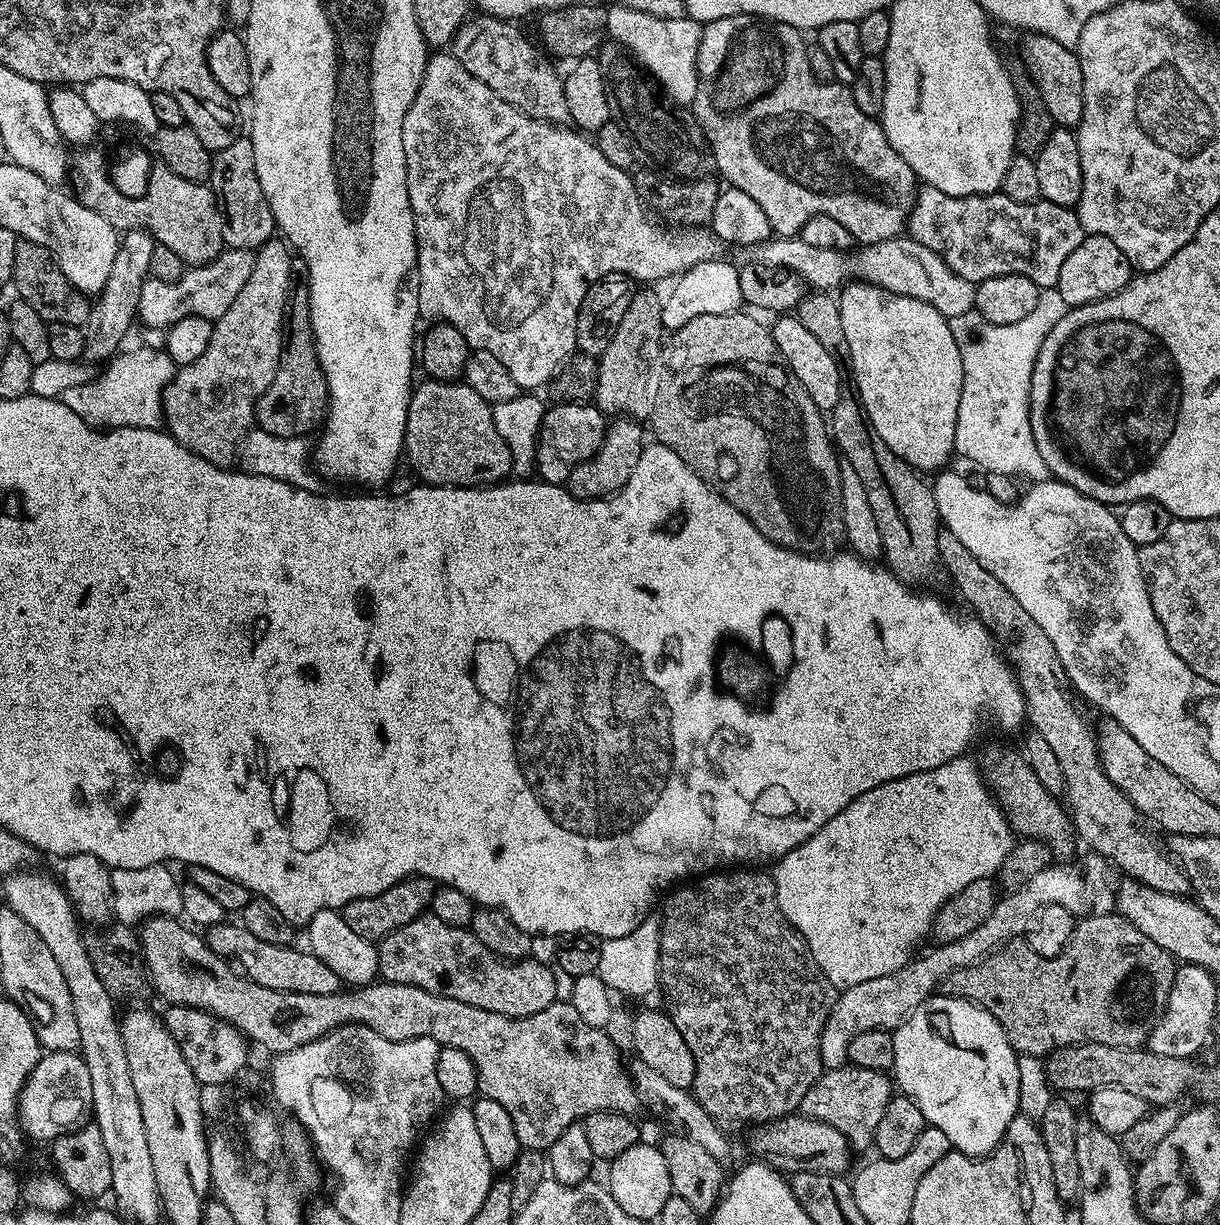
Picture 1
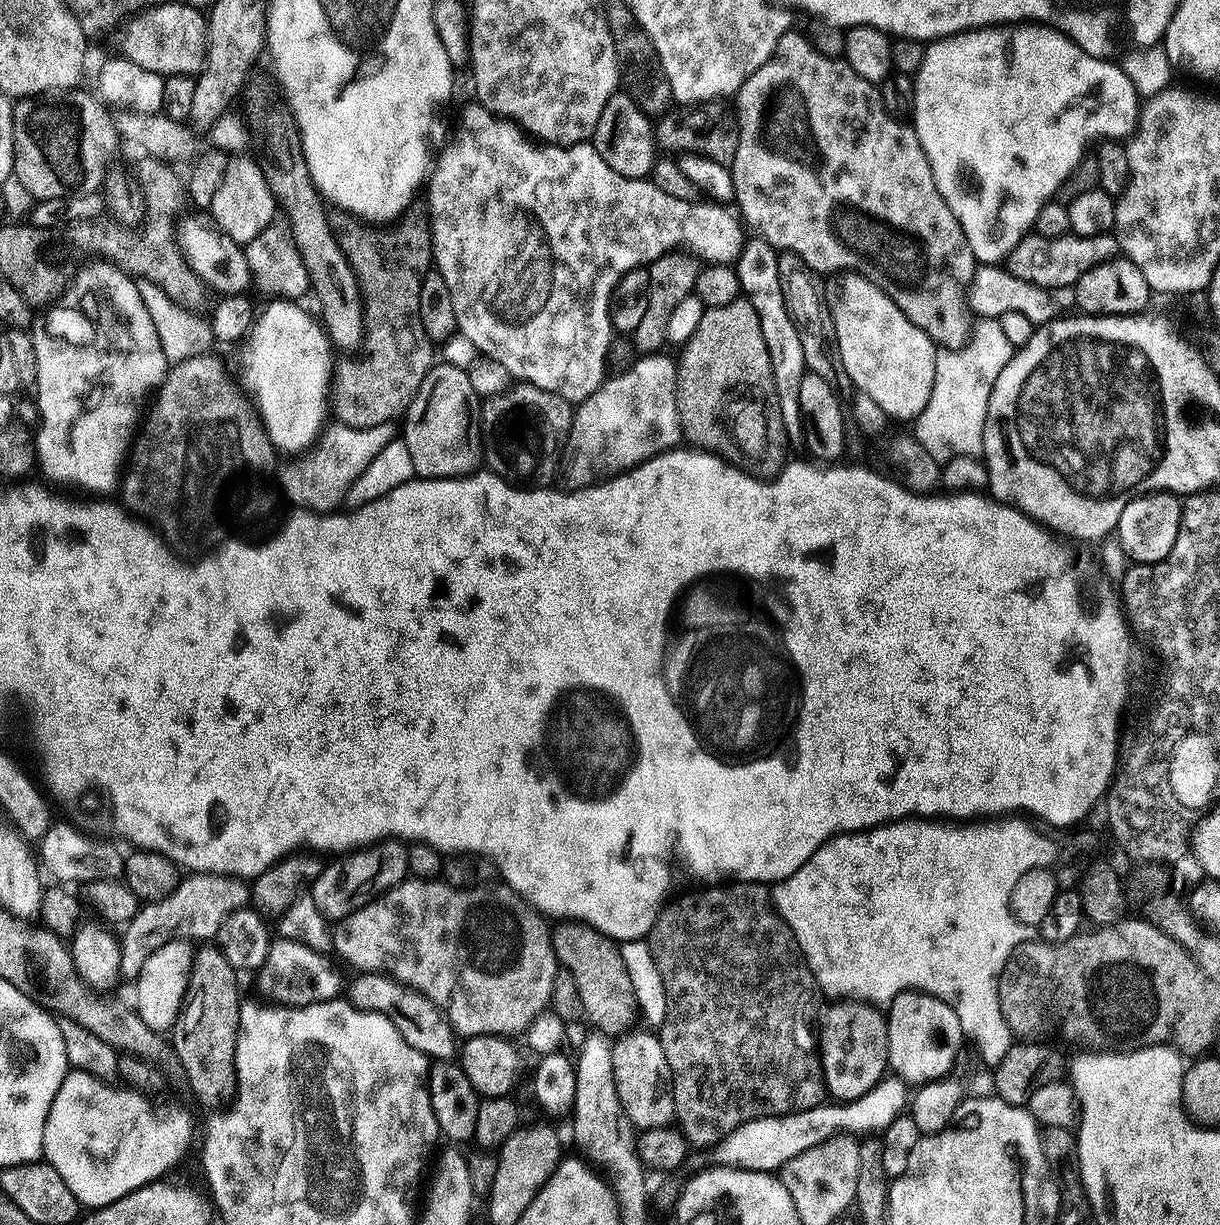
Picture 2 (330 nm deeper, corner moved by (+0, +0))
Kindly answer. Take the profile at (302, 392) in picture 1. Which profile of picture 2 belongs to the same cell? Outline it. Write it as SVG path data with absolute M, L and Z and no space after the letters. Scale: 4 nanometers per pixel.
M413 202L390 226L365 222L343 210L329 211L328 221L360 283L360 294L367 305L366 336L369 341L376 340L376 352L380 355L368 356L361 362L360 376L356 376L355 366L348 364L344 376L335 377L334 416L351 428L391 424L407 412L418 386L422 386L422 378L426 378L434 363L434 344L422 330L418 314L422 278L434 264L432 217L427 203Z

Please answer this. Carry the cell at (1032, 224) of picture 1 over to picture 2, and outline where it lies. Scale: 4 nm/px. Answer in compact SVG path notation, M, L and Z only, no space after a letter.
M1113 233L1094 236L1073 236L1062 238L1042 238L1035 234L1023 236L1008 255L1006 267L1014 278L1022 278L1022 282L1030 282L1034 286L1045 290L1058 287L1075 286L1078 278L1086 274L1086 270L1094 270L1094 266L1104 261L1119 257L1120 244Z

